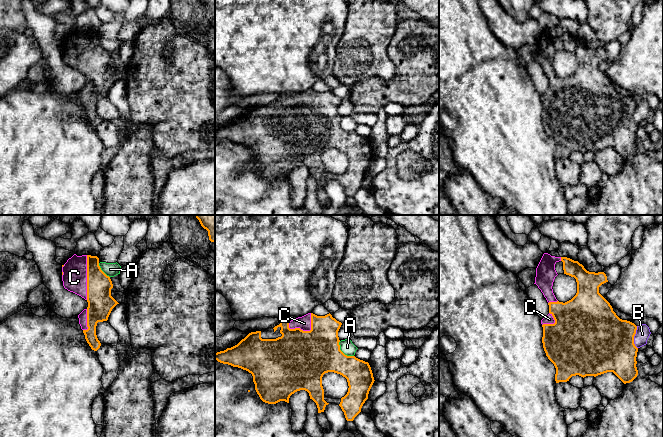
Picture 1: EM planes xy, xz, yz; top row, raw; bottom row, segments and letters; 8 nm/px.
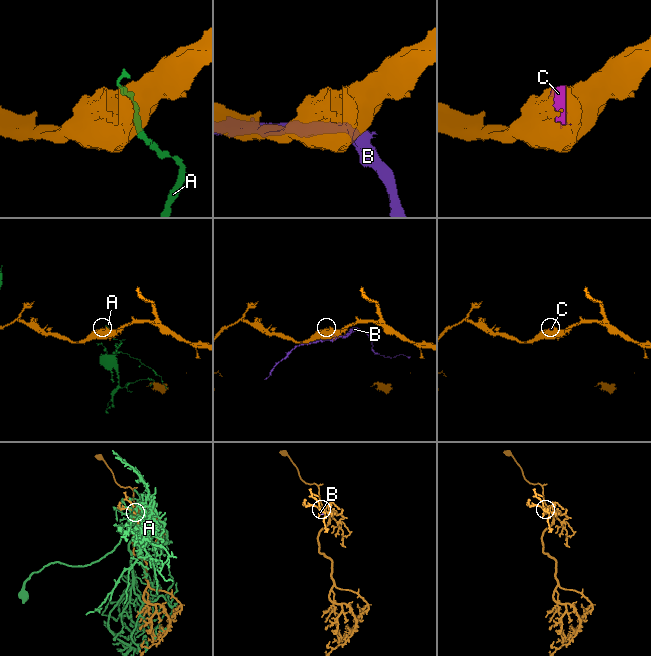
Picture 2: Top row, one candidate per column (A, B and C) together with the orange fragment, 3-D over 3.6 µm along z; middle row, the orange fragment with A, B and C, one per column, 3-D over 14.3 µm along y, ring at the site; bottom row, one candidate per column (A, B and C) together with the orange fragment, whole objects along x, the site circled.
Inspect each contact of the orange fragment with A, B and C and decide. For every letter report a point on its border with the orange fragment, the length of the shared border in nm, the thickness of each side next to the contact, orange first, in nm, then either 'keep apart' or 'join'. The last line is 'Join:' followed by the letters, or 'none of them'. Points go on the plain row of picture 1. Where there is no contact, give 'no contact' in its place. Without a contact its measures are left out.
A: contact xz (342, 128); length 170 nm; calibres 380 and 110 nm; keep apart
B: contact yz (633, 113); length 180 nm; calibres 480 and 110 nm; keep apart
C: contact xy (87, 53); length 360 nm; calibres 200 and 200 nm; join
Join: C

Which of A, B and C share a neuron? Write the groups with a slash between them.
A / B / C

